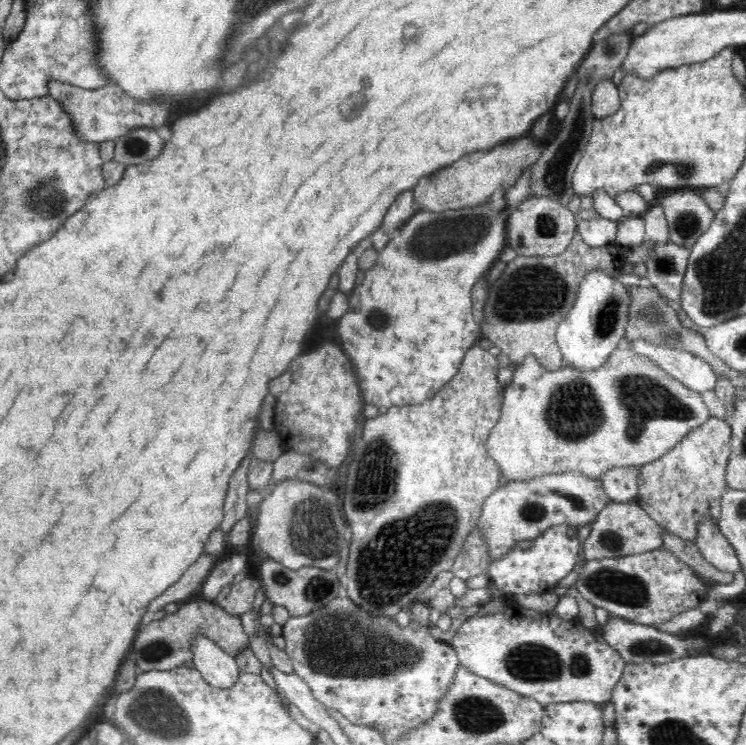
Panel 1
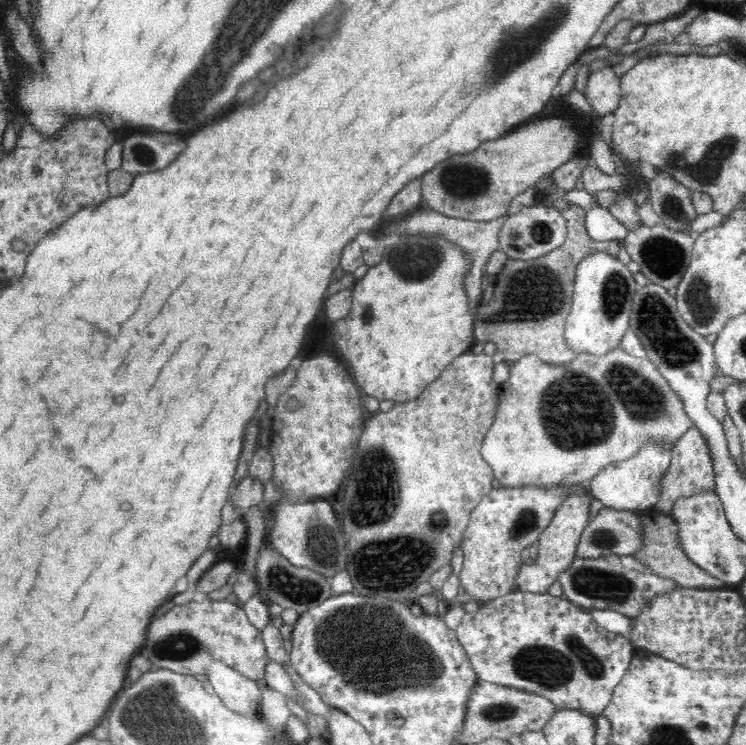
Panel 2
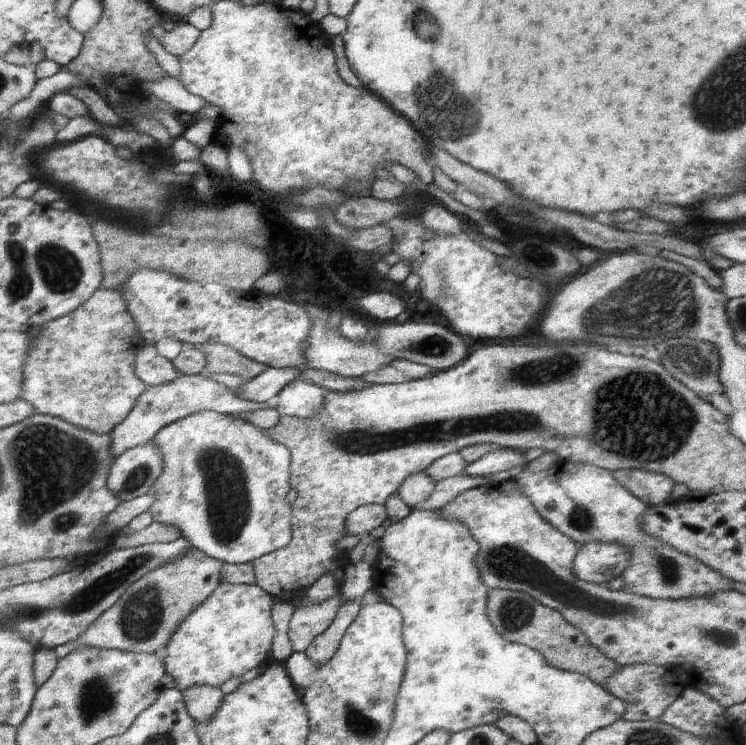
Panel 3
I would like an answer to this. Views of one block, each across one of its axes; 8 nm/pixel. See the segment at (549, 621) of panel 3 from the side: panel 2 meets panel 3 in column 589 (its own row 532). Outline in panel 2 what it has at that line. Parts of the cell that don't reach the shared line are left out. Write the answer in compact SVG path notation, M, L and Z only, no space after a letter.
M654 507L637 511L637 515L641 522L643 546L638 552L634 552L634 559L647 566L656 576L673 580L680 587L720 589L724 585L724 582L710 576L686 557L678 542L678 525L673 517L662 514Z

